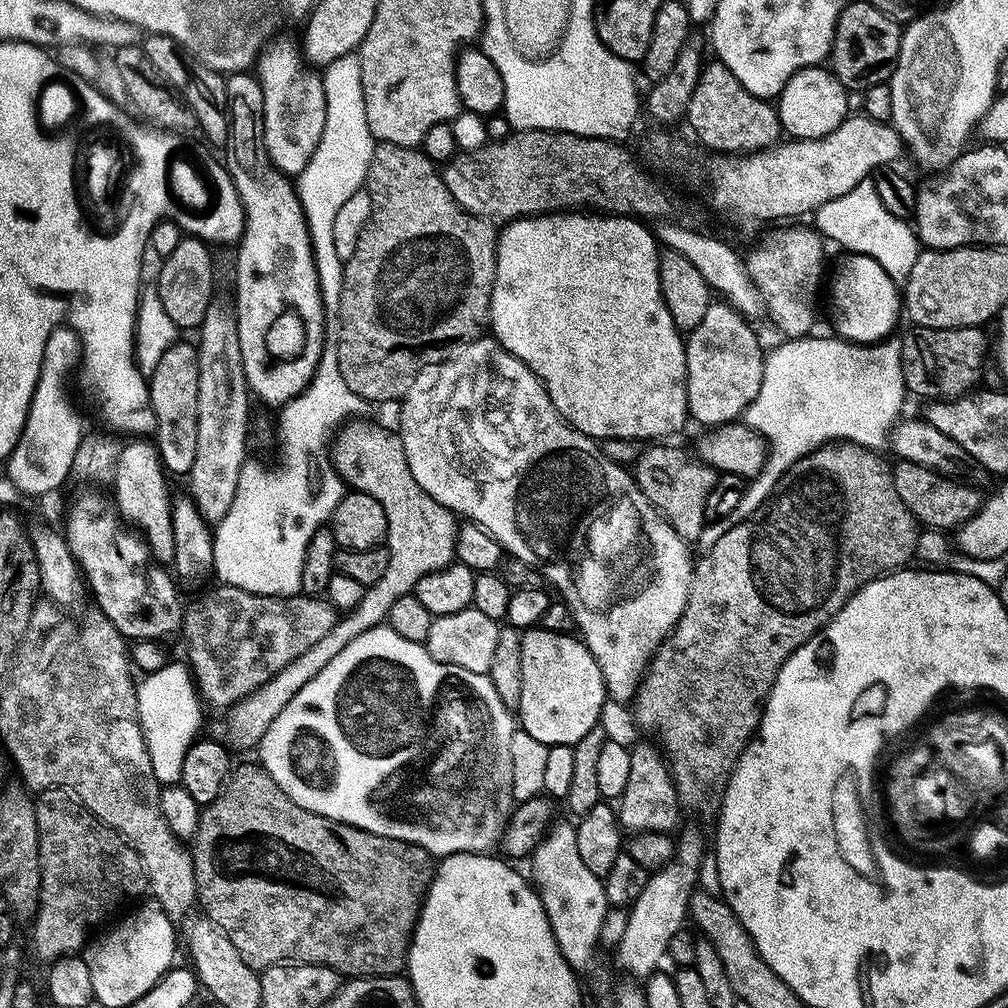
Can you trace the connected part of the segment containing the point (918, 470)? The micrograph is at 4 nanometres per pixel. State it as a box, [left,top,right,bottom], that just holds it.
[892,459,982,530]

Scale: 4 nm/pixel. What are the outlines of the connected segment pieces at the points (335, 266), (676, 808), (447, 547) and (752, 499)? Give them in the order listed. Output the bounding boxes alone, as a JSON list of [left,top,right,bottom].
[[295,54,374,313],[618,743,682,834],[215,418,457,749],[697,334,908,550]]

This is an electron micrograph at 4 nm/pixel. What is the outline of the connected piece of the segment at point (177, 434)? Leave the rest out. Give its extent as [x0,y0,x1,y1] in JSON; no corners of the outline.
[148,342,198,478]

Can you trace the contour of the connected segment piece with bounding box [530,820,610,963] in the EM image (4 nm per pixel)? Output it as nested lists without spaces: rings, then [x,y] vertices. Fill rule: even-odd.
[[[555,821],[539,839],[530,861],[533,885],[563,957],[569,963],[572,961],[572,948],[598,948],[610,905],[605,896],[603,879],[583,865],[575,825]]]

